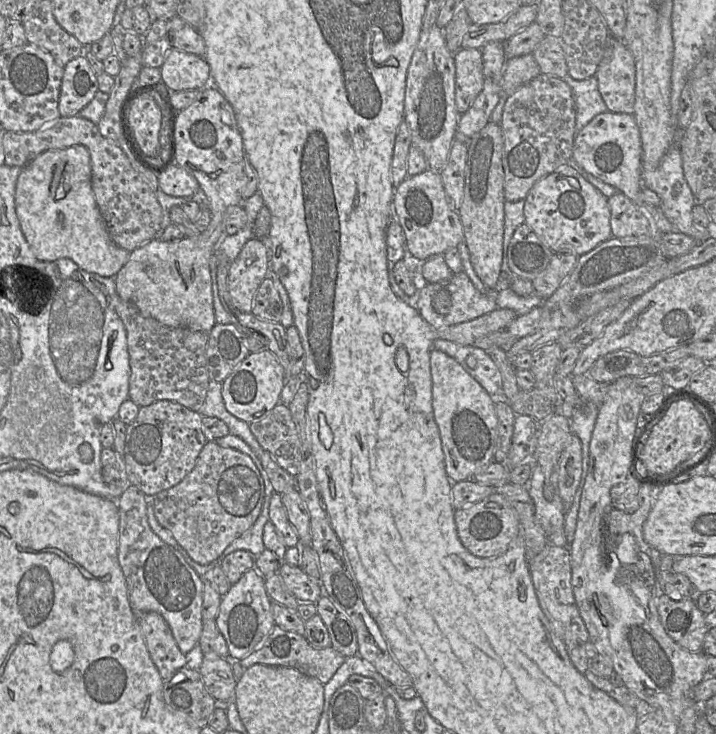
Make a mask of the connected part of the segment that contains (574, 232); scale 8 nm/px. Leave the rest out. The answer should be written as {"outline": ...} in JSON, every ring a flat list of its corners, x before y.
{"outline":[[570,163,559,167,553,173,538,180,524,199,523,213,525,224,554,253,583,255,601,242,612,237,610,227,610,209,608,198,587,182,579,172,577,165]]}

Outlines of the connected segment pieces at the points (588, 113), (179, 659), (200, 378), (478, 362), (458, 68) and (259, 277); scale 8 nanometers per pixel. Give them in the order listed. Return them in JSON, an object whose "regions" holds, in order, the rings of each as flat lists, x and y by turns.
{"regions":[[[568,74,563,80,569,85,573,94,576,108,576,132,585,127,596,115,608,111,594,76,585,80,576,80]],[[156,612,137,613,143,638,149,655,164,682,187,666,172,630,163,616]],[[122,299,117,303,116,311,126,329,131,367,129,398,140,407,159,400,170,400,199,412,210,382,206,358,208,334,165,326,154,318,144,316]],[[437,339,434,348,454,358,490,395,502,393,502,378,488,352,474,345]],[[461,48,453,54,455,63,455,105,462,114,472,105,483,88,483,58,481,49]],[[253,236,229,265,228,289,232,303,237,309,242,312,252,312,254,296,263,279,269,275,269,267,270,256,265,240]]]}

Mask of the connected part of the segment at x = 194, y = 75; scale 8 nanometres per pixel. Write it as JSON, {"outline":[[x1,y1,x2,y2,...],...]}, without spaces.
{"outline":[[171,48,159,69,168,91,201,90,211,84,211,70,204,56]]}

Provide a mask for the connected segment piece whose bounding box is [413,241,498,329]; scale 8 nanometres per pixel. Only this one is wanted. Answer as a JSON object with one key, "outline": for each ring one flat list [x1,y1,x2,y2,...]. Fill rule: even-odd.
{"outline":[[462,241,457,245,457,249,462,260,463,271,454,274,448,282,441,282,441,284,428,283,422,290,417,290,417,293,413,296,415,298,415,307,421,316,435,329,467,322,498,308,495,302,497,293,495,290,488,289,475,272,466,243],[442,287,449,291,452,301,451,310,446,315,439,314,433,307,433,296]]}

